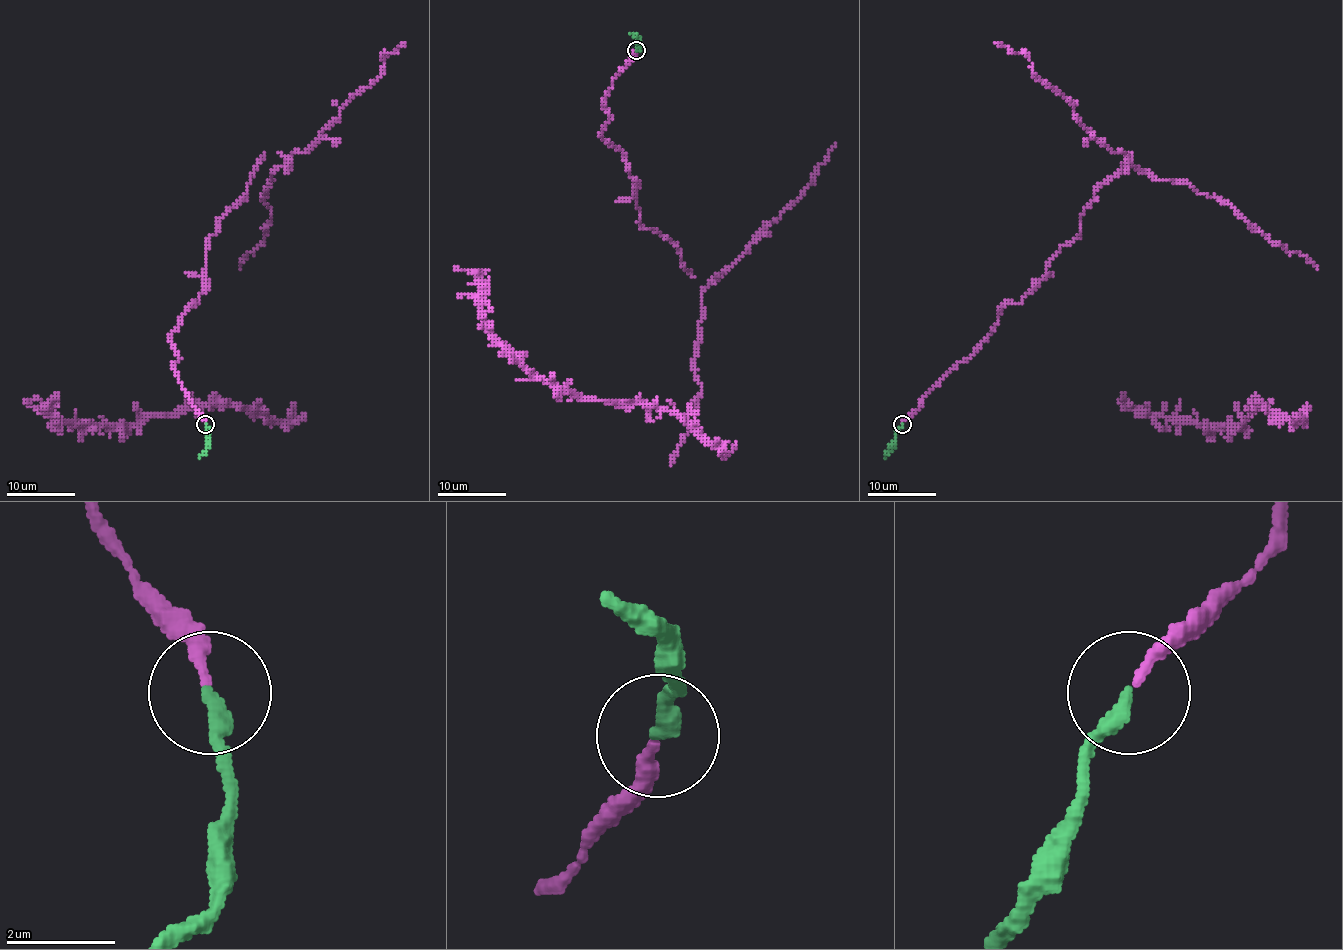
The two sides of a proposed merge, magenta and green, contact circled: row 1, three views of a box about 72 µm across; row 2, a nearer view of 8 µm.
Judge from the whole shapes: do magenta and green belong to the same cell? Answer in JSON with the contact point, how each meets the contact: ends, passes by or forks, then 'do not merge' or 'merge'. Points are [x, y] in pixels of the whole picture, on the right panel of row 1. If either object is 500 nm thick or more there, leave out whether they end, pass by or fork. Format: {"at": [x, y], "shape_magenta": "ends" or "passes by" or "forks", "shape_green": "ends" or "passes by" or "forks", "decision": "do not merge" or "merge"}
{"at": [902, 424], "shape_magenta": "ends", "shape_green": "ends", "decision": "merge"}

